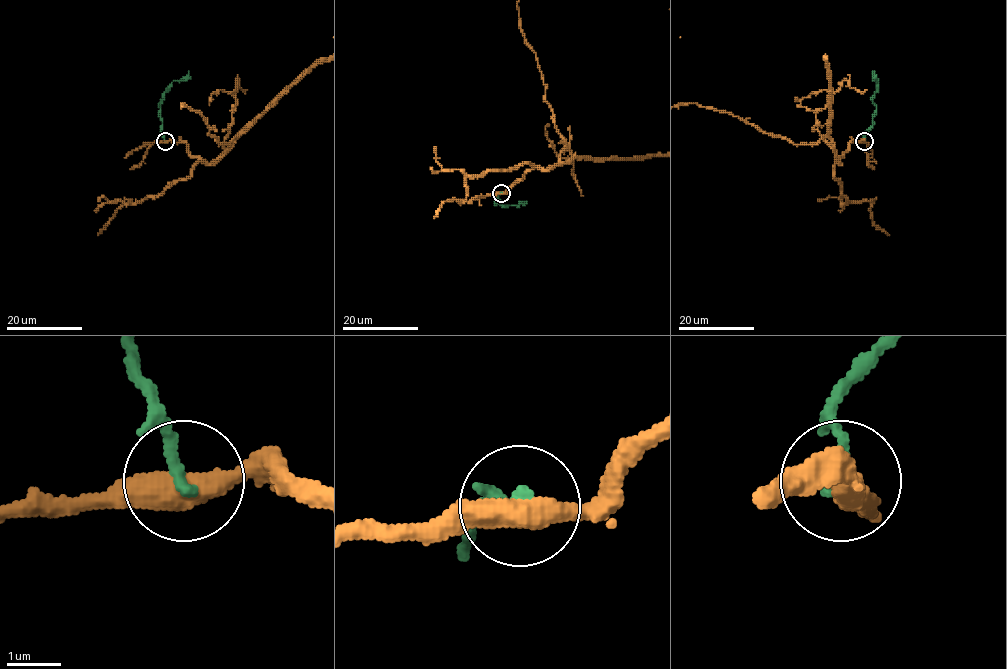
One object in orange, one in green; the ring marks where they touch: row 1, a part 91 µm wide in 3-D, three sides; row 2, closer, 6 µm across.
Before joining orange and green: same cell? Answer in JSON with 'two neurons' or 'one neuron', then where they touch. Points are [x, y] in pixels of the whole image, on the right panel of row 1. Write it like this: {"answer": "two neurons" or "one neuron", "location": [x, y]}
{"answer": "two neurons", "location": [864, 141]}

